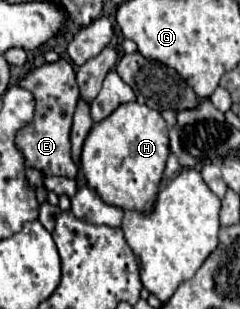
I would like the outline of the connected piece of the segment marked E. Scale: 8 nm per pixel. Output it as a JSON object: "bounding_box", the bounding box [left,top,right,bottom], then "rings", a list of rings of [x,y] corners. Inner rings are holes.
{"bounding_box":[17,59,79,177],"rings":[[[59,59],[57,63],[45,63],[31,71],[25,79],[19,81],[21,87],[29,89],[37,99],[37,109],[33,121],[23,127],[17,135],[17,147],[23,151],[27,165],[41,169],[47,177],[49,175],[63,175],[63,177],[75,177],[77,165],[71,157],[71,121],[75,113],[75,105],[79,99],[79,87],[75,81],[73,65],[65,59]]]}

